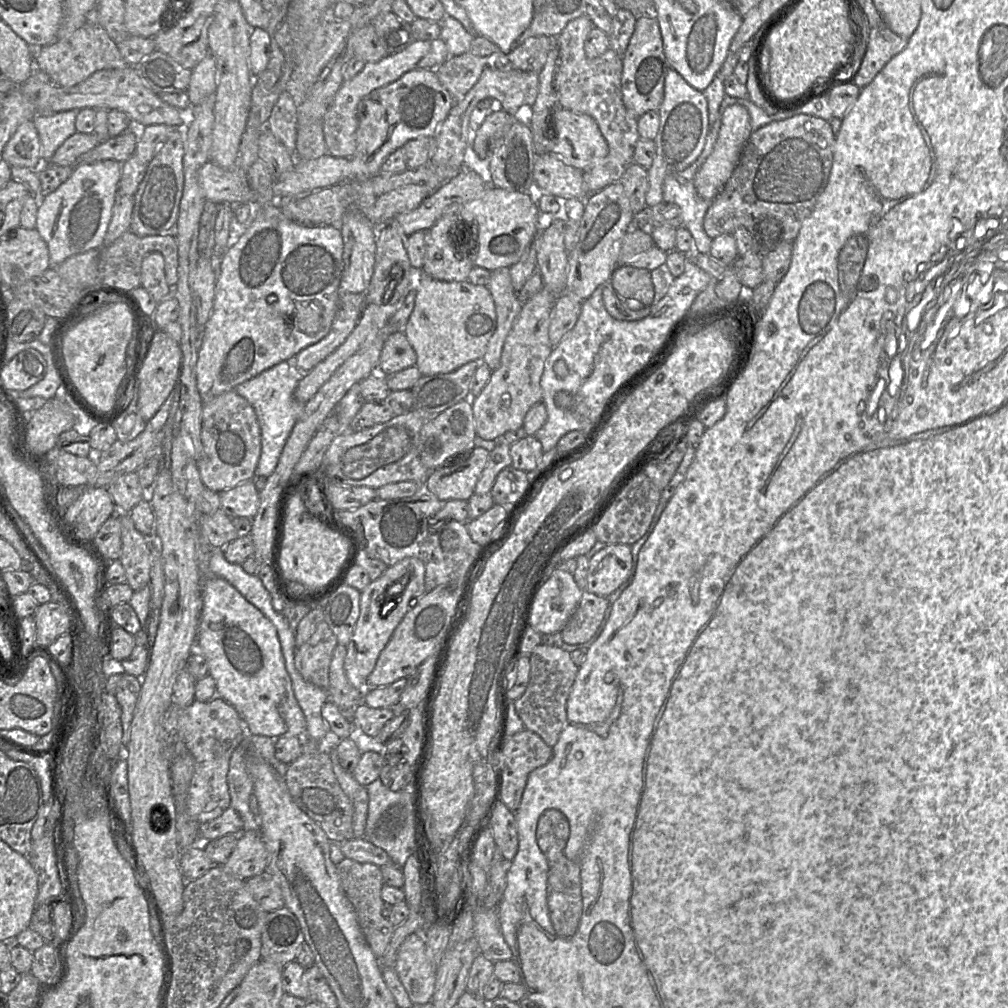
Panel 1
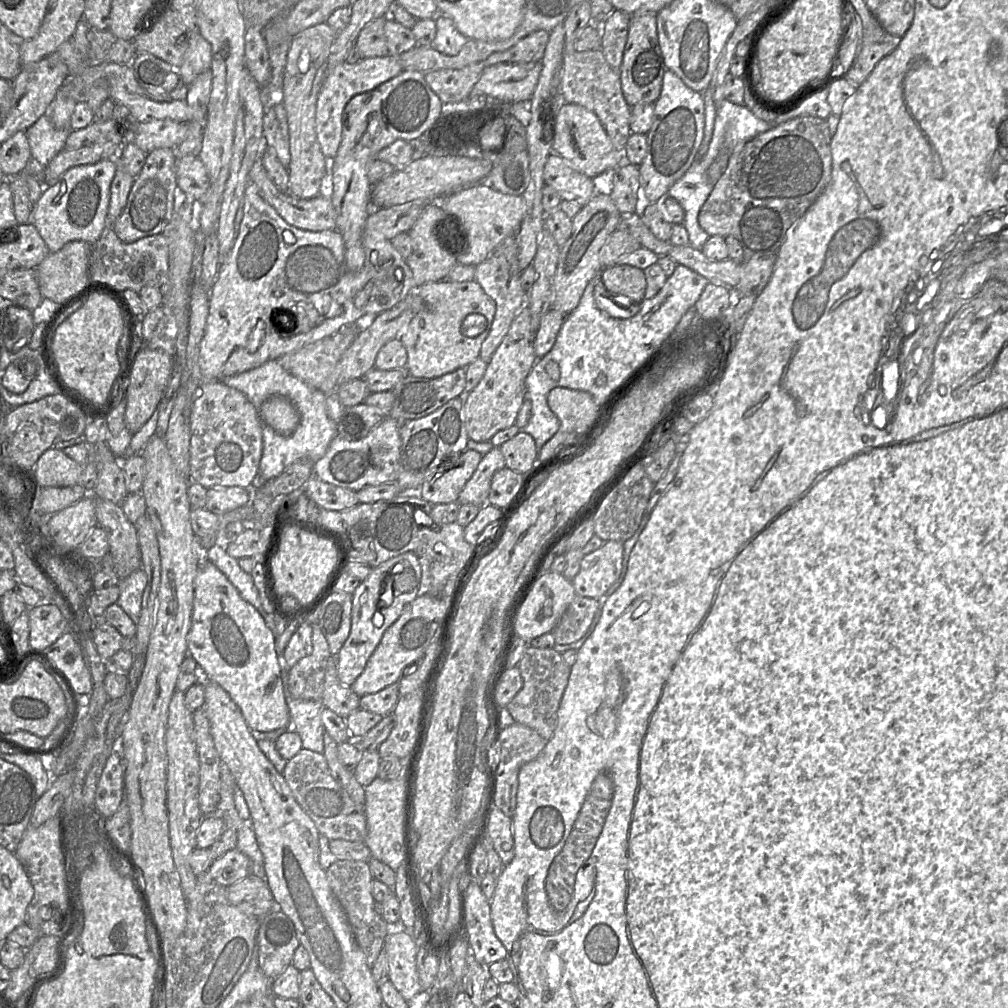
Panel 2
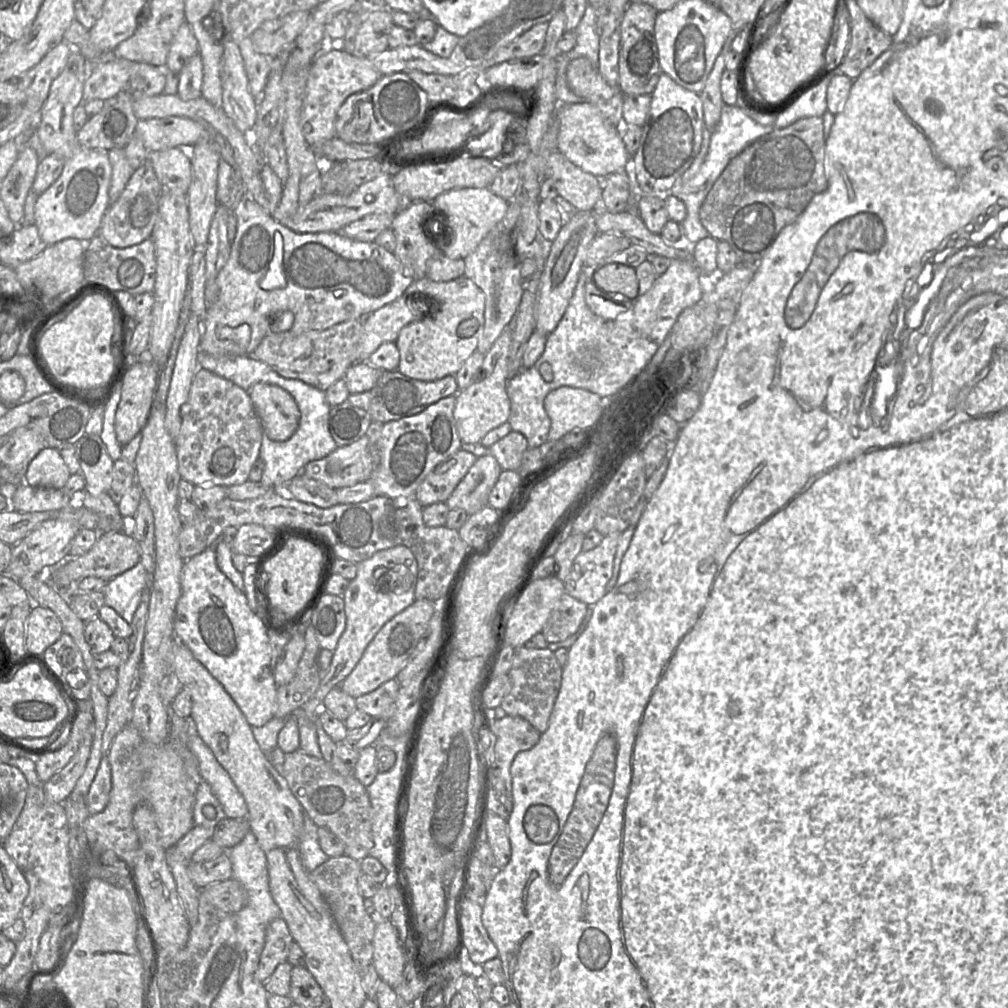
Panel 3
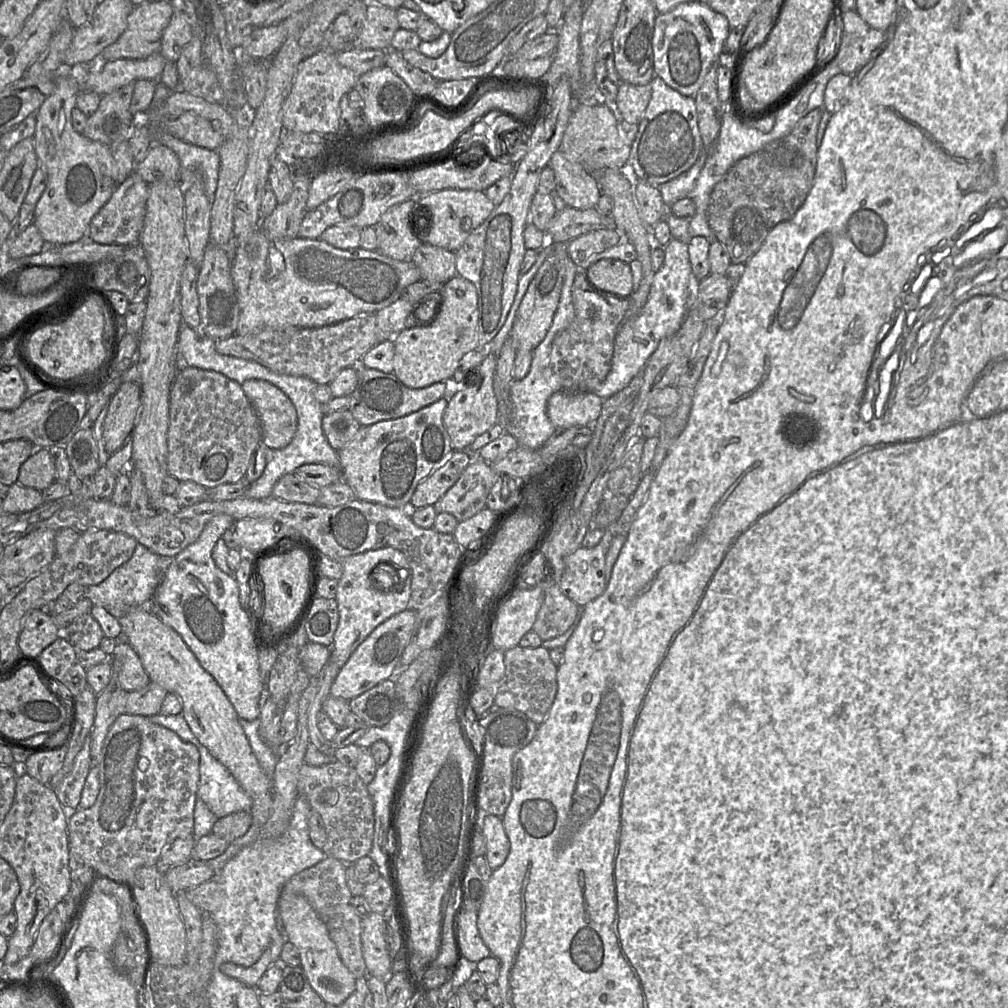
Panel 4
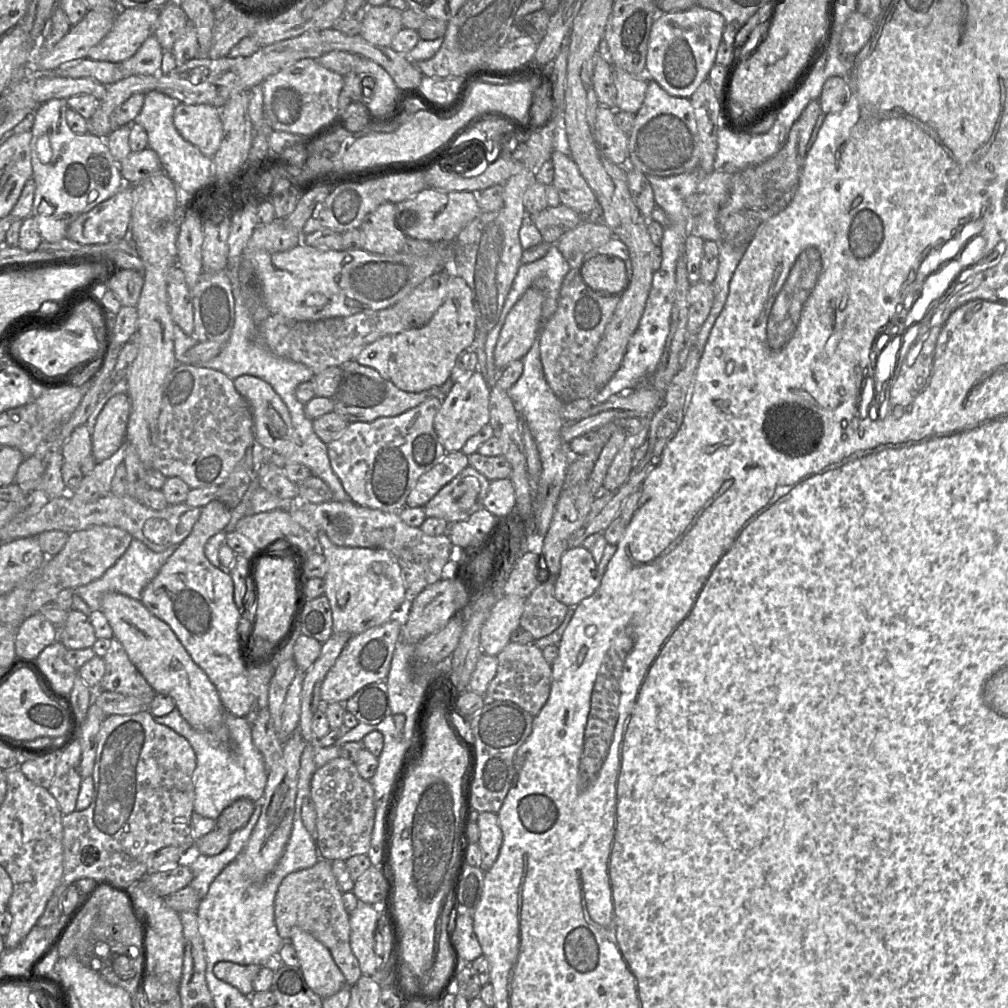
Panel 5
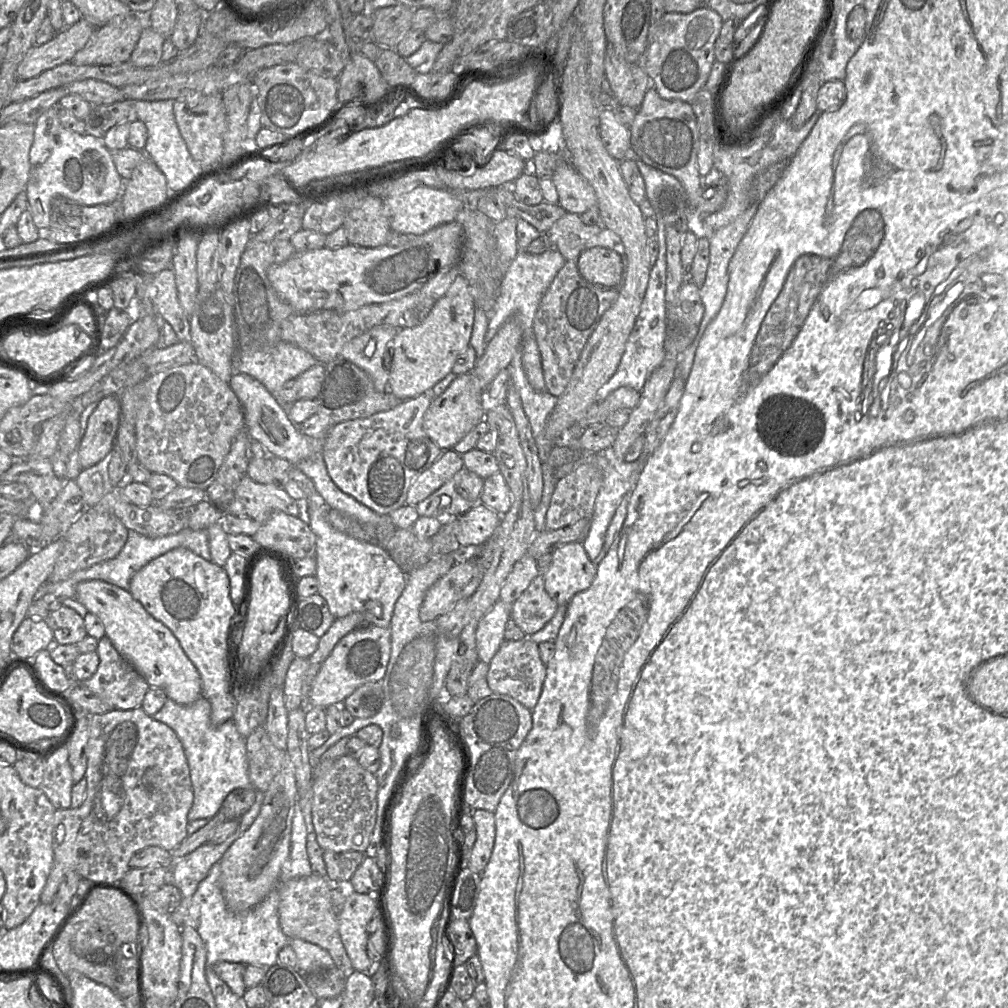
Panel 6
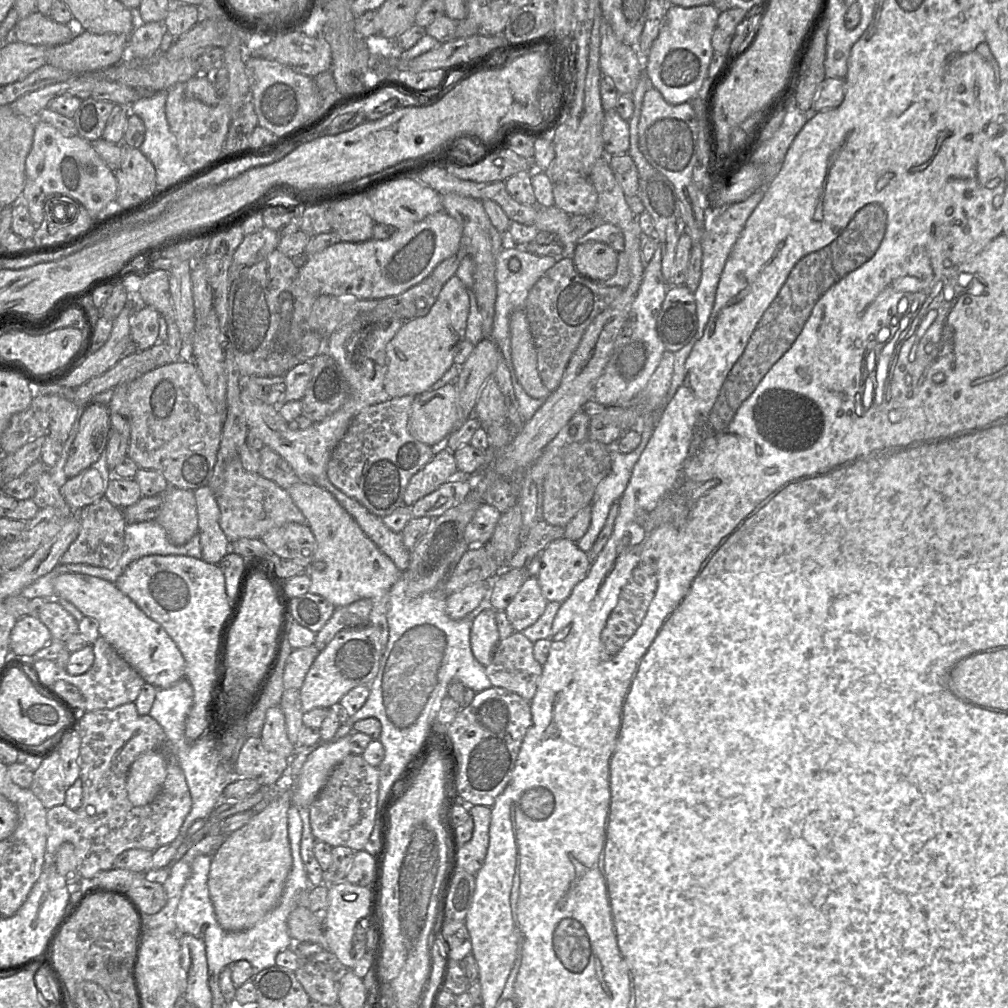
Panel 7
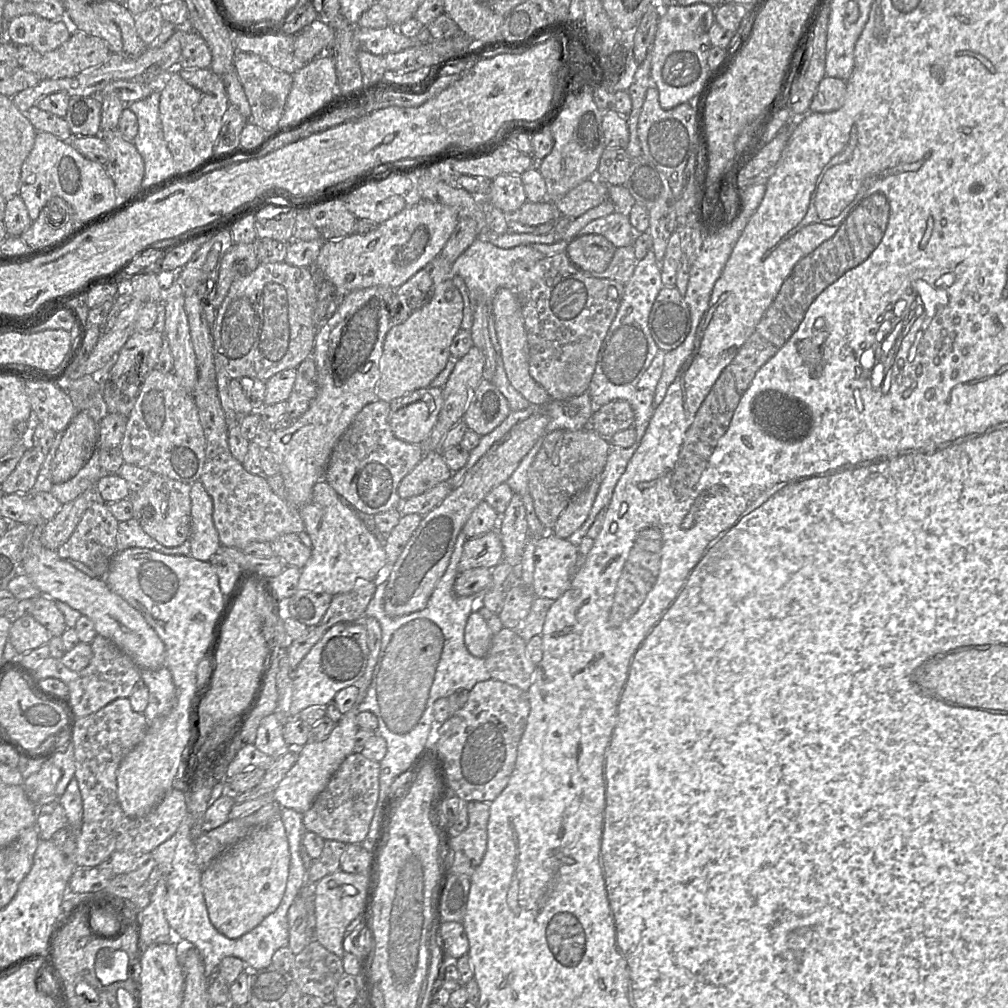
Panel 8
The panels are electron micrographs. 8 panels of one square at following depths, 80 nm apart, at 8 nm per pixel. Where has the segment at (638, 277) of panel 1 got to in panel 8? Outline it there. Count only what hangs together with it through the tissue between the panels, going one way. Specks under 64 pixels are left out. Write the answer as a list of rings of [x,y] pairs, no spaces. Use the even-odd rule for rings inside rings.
[[[597,234],[576,236],[566,249],[570,261],[587,274],[604,272],[610,265],[616,248]]]

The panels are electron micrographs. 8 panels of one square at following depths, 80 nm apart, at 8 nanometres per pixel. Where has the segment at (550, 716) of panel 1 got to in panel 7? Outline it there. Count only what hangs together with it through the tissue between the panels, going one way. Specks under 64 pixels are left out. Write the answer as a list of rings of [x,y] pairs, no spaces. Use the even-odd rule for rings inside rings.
[[[514,632],[499,641],[491,663],[485,667],[485,673],[492,687],[507,689],[527,701],[533,699],[542,674],[542,665],[534,658],[533,644],[521,632]]]

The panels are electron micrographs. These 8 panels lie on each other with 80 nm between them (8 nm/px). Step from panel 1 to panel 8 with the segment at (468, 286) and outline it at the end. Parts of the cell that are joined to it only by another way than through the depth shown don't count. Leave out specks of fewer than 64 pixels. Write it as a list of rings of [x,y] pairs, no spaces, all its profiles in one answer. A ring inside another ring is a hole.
[[[448,277],[436,288],[428,303],[387,332],[380,358],[380,379],[376,385],[379,400],[391,402],[414,390],[429,387],[451,359],[450,346],[461,329],[463,309],[463,298]]]

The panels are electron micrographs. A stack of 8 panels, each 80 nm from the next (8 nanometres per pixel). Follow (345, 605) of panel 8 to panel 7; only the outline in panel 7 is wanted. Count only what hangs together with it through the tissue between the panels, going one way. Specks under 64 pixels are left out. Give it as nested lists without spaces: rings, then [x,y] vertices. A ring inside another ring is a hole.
[[[360,599],[346,606],[335,607],[330,619],[316,633],[314,645],[319,653],[339,631],[368,625],[371,609],[372,602],[369,599]]]

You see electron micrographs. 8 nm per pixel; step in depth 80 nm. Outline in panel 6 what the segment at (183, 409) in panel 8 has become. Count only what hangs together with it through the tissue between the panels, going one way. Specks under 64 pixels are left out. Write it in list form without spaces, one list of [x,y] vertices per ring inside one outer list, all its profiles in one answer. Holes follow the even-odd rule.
[[[189,363],[168,368],[153,375],[149,375],[142,381],[141,384],[136,384],[134,386],[135,392],[140,397],[139,409],[134,425],[138,462],[152,473],[165,474],[173,478],[177,482],[178,486],[206,490],[207,487],[210,486],[217,478],[220,467],[229,453],[231,444],[236,435],[240,431],[245,430],[245,419],[242,405],[235,393],[232,391],[229,383],[222,381],[217,375],[202,364]]]

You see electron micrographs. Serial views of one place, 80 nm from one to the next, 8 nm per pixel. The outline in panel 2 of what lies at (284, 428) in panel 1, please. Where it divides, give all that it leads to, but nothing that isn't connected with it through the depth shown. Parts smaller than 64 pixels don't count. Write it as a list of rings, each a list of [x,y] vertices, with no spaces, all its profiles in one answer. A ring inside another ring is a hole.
[[[269,360],[256,368],[222,381],[242,392],[257,410],[268,398],[280,395],[287,397],[299,412],[299,423],[290,435],[278,434],[262,422],[262,456],[259,472],[266,481],[279,476],[299,459],[310,459],[313,462],[321,459],[333,438],[337,436],[334,423],[331,422],[326,411],[327,394],[287,372],[278,360]]]

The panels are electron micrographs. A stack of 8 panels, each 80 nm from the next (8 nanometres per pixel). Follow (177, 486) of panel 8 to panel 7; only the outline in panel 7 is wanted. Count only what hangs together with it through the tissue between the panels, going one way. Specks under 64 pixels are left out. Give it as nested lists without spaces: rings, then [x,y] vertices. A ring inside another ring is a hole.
[[[169,486],[162,494],[163,507],[156,521],[174,545],[187,543],[198,533],[198,515],[194,491]]]

